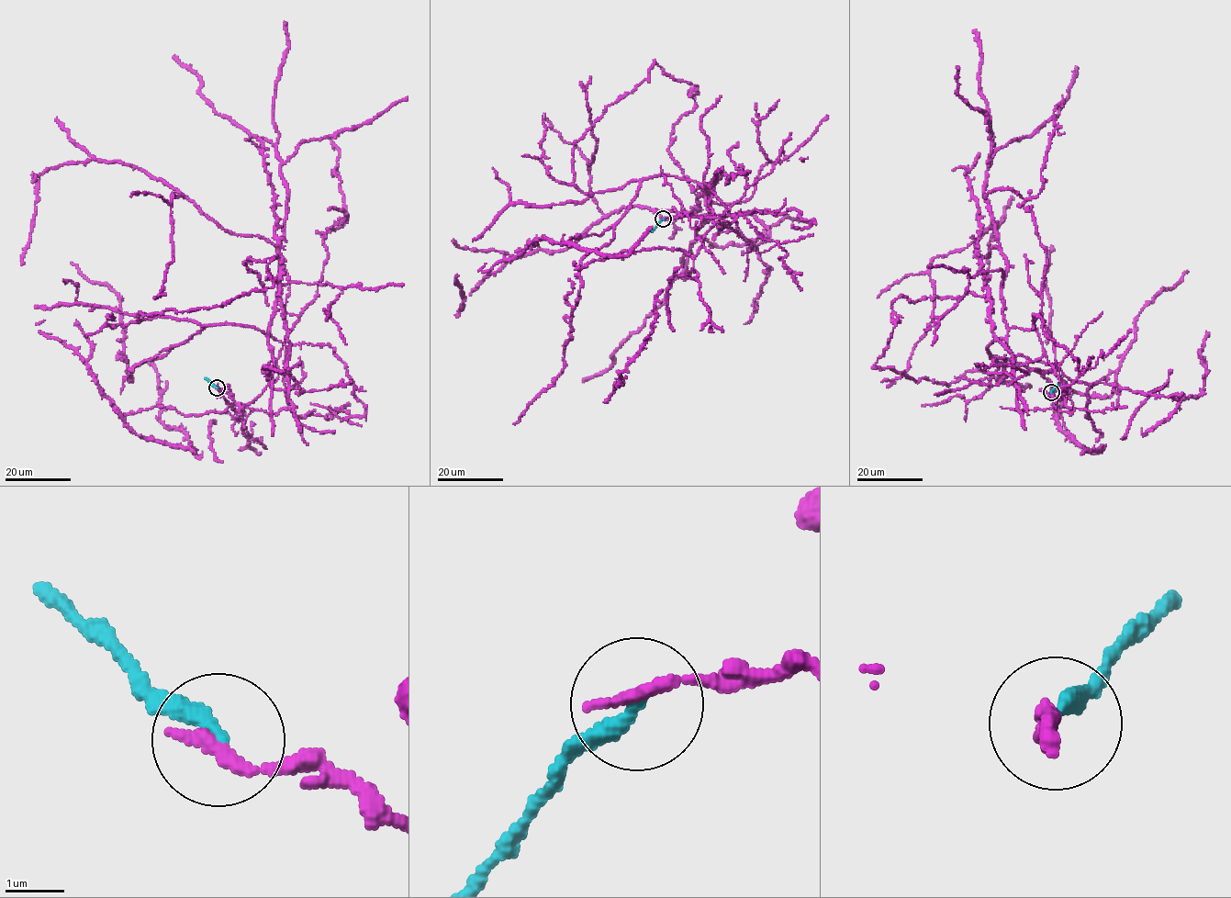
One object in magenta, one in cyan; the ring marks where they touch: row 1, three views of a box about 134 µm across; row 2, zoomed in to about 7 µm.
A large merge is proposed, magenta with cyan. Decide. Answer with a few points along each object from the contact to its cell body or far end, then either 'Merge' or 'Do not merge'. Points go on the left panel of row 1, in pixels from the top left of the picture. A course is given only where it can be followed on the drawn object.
Course of magenta: (216, 387), (287, 409), (285, 346), (269, 327), (140, 311), (264, 291), (274, 258), (244, 264), (269, 306). Course of cyan: (217, 387), (204, 377). Do not merge

